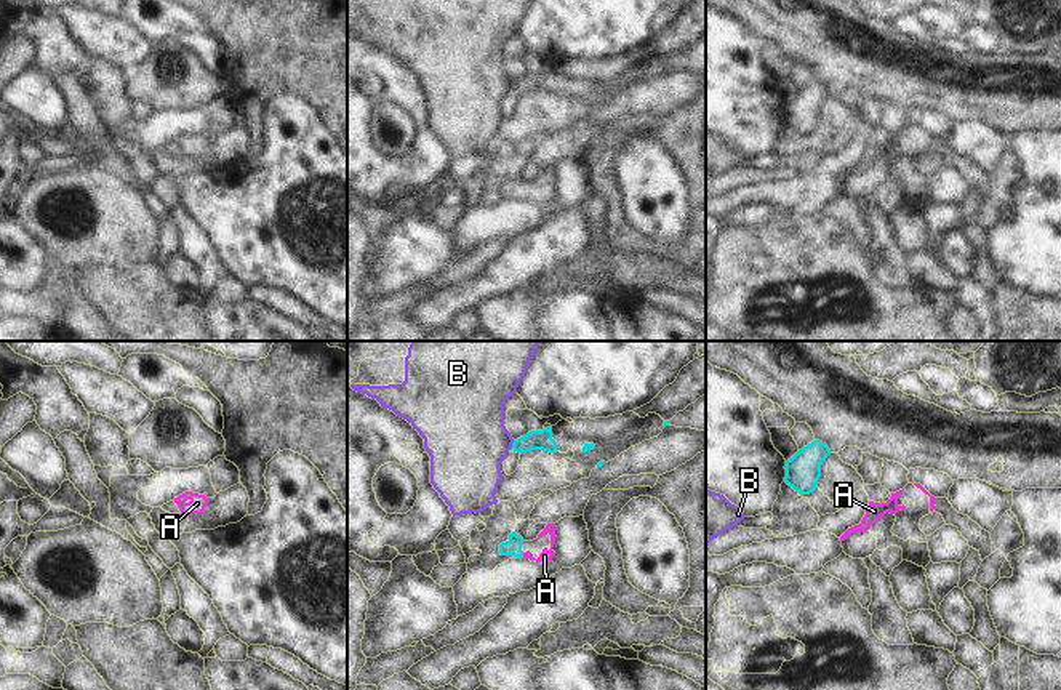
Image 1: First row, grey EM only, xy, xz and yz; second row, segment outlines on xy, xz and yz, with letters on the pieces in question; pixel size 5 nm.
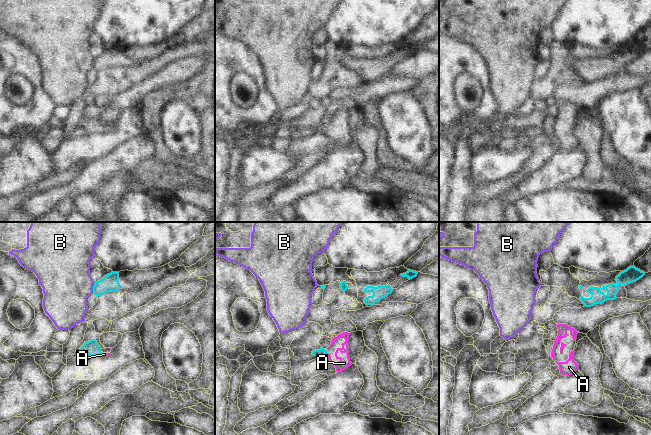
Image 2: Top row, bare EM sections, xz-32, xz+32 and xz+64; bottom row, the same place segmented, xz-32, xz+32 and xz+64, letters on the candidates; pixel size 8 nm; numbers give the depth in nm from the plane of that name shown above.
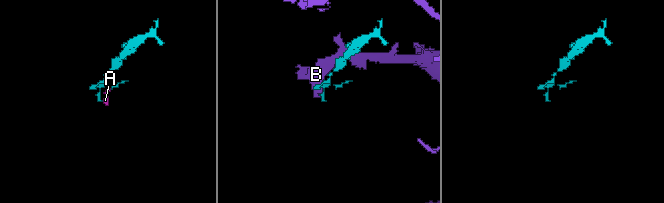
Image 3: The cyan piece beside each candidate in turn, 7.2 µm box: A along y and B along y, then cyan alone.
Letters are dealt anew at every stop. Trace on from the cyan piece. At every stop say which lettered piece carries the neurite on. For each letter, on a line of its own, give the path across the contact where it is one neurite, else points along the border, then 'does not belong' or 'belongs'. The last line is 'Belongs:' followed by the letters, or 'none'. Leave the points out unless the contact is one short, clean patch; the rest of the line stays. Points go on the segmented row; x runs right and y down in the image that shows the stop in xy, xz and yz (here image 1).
A: way xz (514, 545), (522, 556), (535, 559), (544, 556); belongs
B: border xz (514, 441), (511, 447); does not belong
Belongs: A

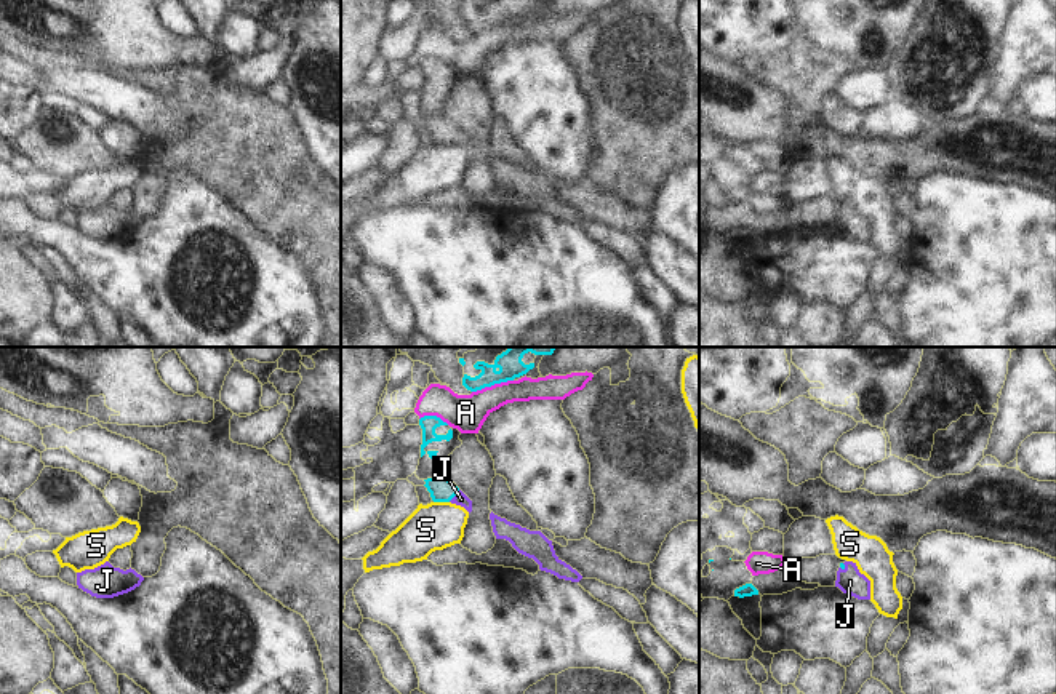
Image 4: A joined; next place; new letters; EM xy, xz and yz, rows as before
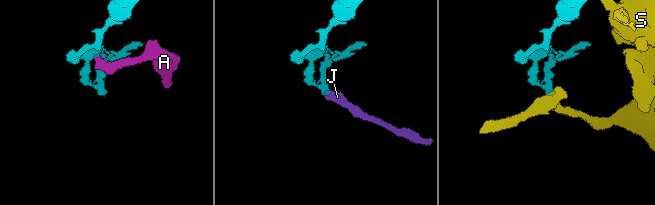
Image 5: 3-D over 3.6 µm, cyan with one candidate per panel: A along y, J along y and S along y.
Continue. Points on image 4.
A: border xz (512, 379), (472, 392); does not belong
J: way xz (442, 490), (453, 496), (461, 499); belongs
S: border xz (434, 501), (448, 502); does not belong
Belongs: J

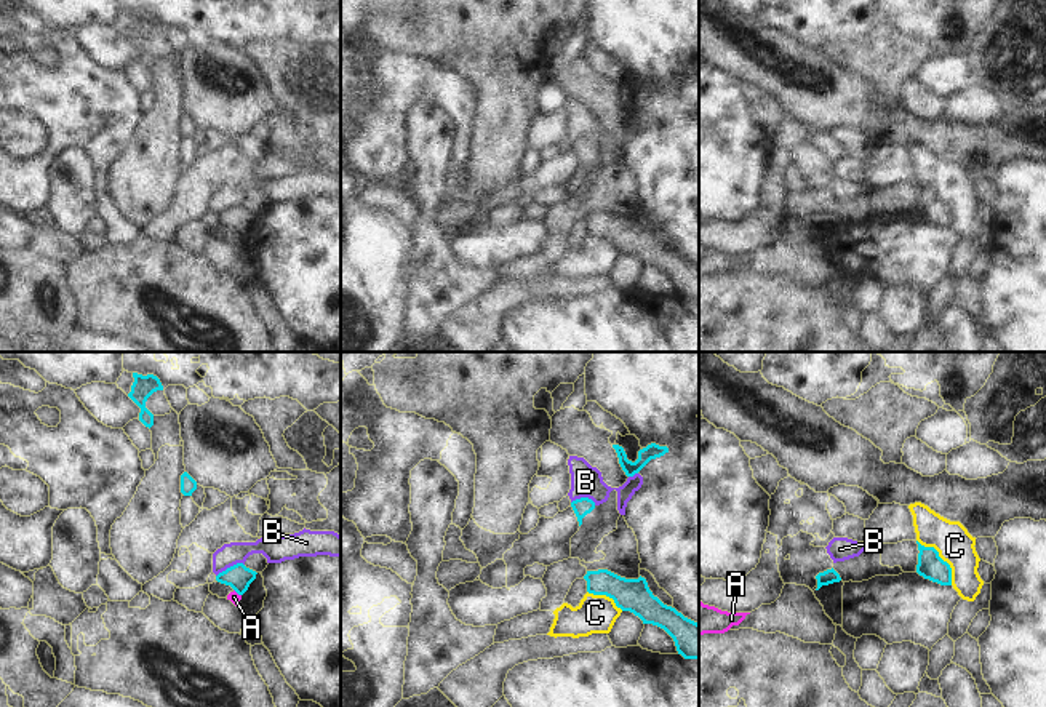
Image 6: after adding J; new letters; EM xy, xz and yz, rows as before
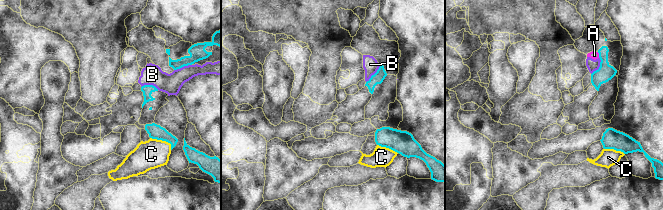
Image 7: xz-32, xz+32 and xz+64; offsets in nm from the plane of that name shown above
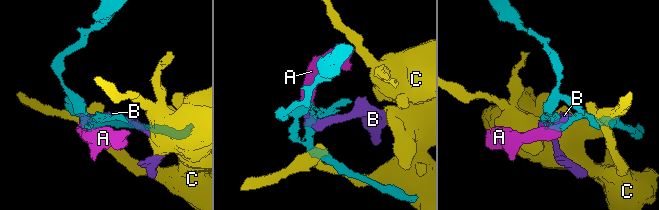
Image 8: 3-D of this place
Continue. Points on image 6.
A: border xy (234, 589), (240, 595); does not belong
B: border xy (243, 563), (234, 563), (216, 576); does not belong
C: border yz (917, 539), (925, 546), (931, 546), (949, 565), (952, 584); does not belong
Belongs: none

